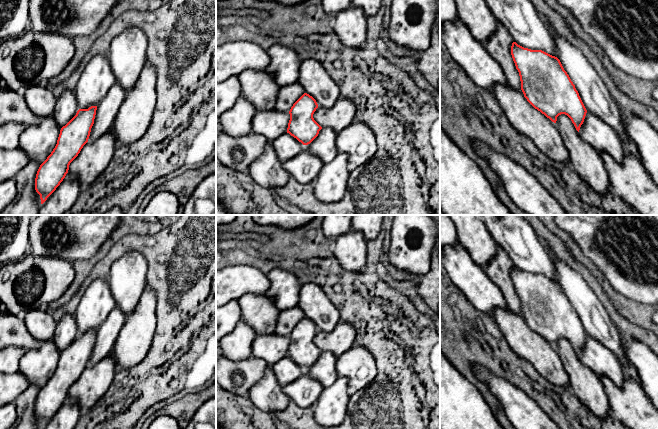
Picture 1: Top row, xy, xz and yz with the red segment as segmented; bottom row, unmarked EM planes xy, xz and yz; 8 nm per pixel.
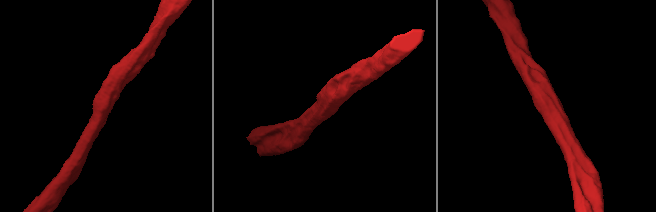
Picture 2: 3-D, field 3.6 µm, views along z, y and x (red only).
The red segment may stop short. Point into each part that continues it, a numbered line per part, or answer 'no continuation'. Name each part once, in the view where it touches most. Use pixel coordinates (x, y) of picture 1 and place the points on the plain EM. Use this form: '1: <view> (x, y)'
1: xy (107, 333)

